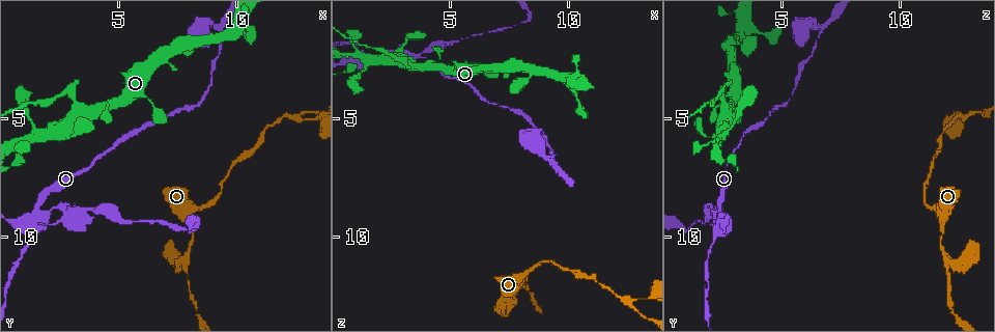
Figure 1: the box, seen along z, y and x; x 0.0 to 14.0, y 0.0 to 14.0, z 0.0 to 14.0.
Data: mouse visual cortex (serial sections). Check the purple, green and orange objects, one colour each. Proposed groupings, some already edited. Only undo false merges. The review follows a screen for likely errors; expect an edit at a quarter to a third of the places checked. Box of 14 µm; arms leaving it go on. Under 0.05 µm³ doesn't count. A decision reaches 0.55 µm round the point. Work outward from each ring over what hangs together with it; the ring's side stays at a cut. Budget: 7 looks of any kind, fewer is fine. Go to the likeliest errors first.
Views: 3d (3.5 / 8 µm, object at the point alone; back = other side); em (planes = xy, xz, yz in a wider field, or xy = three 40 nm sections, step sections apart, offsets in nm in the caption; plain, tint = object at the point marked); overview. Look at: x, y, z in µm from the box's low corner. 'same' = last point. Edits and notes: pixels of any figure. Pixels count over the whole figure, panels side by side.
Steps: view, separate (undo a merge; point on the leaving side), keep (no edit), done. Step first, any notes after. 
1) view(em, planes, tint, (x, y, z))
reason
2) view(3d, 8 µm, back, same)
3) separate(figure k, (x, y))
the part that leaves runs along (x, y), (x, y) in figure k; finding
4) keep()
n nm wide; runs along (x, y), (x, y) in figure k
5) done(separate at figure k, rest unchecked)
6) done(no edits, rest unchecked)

view(3d, 3.5 µm, (1.7, 8.9, 2.4))
abrupt turn

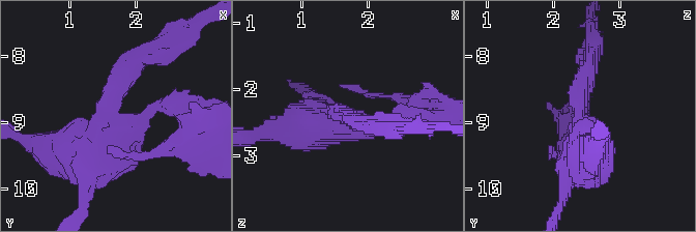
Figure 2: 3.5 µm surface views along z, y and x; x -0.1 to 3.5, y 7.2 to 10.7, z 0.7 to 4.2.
view(em, xy, step 3, tint, (1.75, 8.90, 2.45))
now the EM

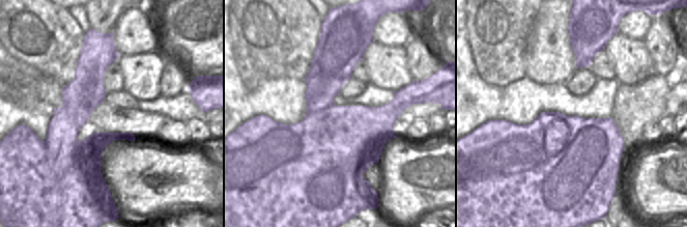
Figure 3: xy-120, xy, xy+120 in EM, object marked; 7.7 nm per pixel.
view(em, xy, step 2, tint, same)
cut it another way

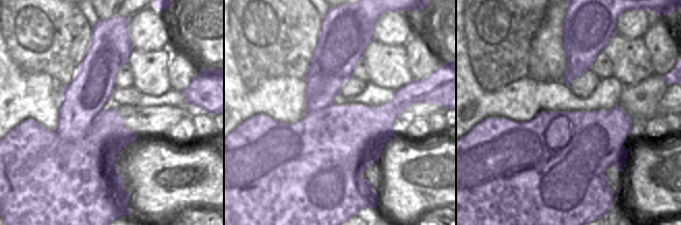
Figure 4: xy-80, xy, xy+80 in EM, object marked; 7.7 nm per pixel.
separate(figure 2, (135, 148))
arms of 200, 250, 300, 600 nm; the part that leaves runs along (116, 116), (208, 110) in figure 2; a second cell is stuck on

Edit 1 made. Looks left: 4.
view(overview)

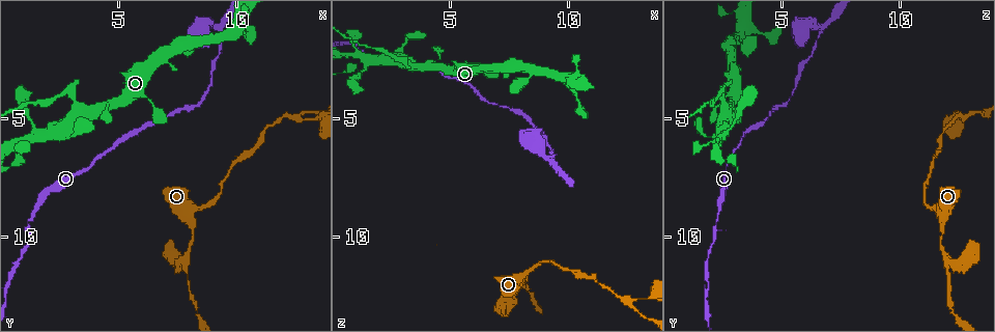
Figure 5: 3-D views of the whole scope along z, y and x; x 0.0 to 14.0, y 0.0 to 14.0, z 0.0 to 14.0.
view(3d, 3.5 µm, (3.0, 3.9, 2.4))
abrupt turn

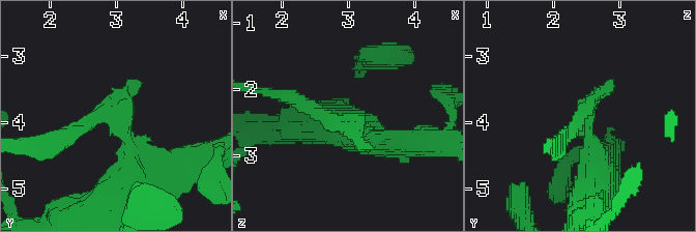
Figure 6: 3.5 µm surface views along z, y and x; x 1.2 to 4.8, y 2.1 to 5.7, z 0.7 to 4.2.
view(em, planes, tint, (3.05, 3.90, 2.45))

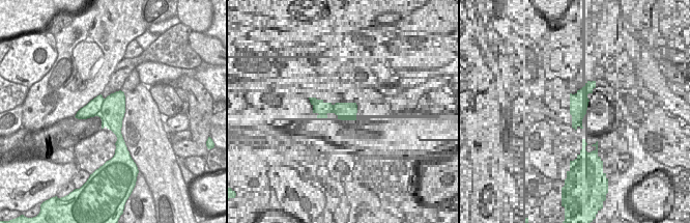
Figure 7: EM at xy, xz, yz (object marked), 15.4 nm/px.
separate(figure 6, (588, 110))
the part that leaves runs along (586, 133), (586, 110), (559, 145) in figure 6; two cells meet here

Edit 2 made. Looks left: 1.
done(separate at figure 2, separate at figure 6, rest unchecked)

